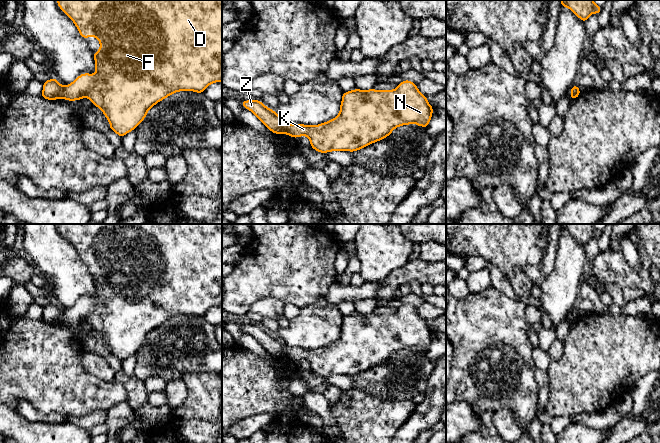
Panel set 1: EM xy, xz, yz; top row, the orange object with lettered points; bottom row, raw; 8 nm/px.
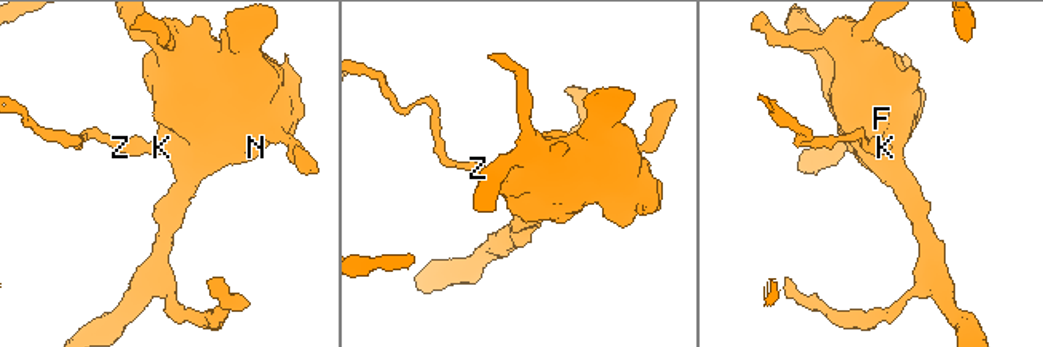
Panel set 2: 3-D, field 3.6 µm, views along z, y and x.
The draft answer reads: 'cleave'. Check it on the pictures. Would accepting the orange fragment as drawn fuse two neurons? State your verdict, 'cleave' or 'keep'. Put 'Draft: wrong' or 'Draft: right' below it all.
cleave
Draft: right

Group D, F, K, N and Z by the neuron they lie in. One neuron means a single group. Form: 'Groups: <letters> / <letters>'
Groups: D F K N / Z

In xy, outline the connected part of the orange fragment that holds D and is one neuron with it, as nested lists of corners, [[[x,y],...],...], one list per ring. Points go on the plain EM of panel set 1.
[[[57,224],[58,231],[70,242],[81,261],[95,261],[100,266],[98,276],[93,276],[95,285],[94,299],[80,298],[72,307],[62,310],[61,322],[68,325],[86,321],[98,331],[110,347],[109,352],[121,362],[146,342],[147,336],[158,326],[179,315],[204,317],[212,307],[222,306],[222,224]]]

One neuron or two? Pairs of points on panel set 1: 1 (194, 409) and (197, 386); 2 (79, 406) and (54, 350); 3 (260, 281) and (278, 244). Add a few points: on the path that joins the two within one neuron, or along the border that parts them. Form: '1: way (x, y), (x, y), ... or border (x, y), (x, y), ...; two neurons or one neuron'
1: way (197, 403), (197, 392); one neuron
2: way (75, 392), (54, 370), (54, 364); one neuron
3: way (266, 272), (278, 260), (278, 253); one neuron

